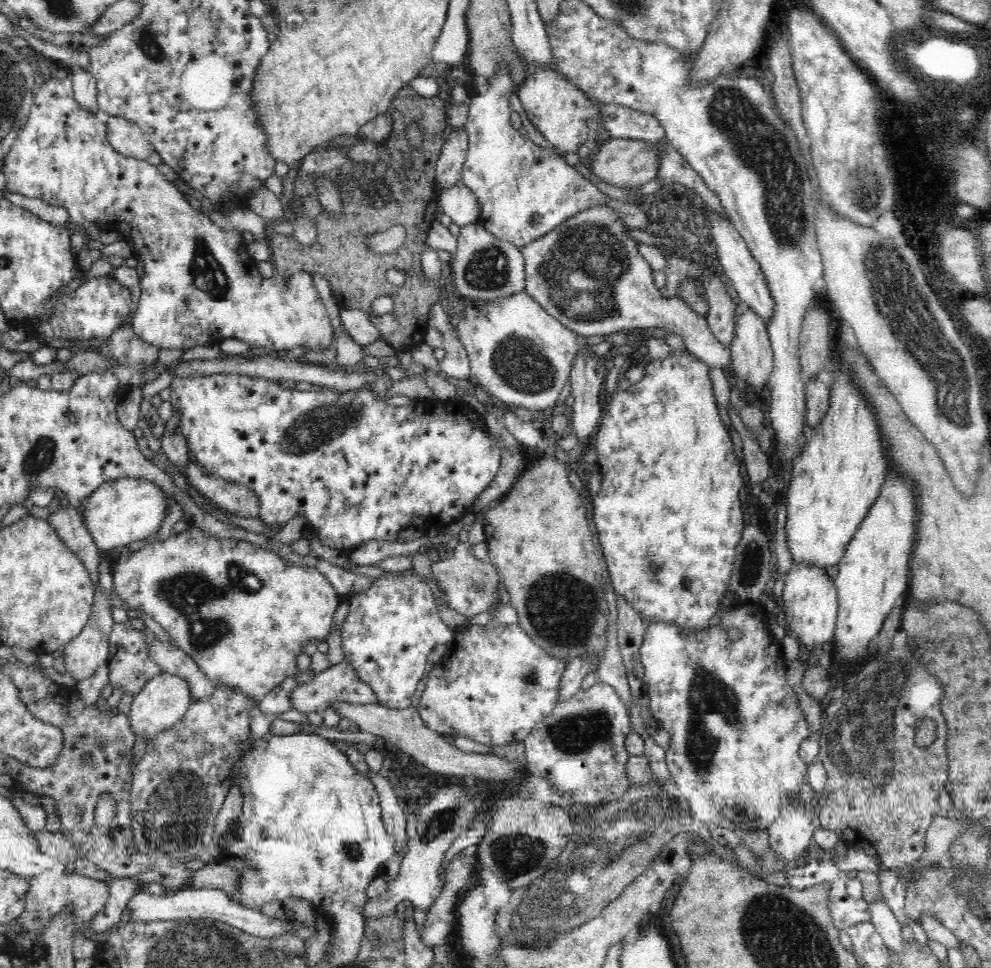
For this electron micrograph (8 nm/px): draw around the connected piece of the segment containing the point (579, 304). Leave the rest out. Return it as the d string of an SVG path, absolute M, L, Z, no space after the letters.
M598 203L580 209L548 234L534 240L522 249L526 260L526 293L542 305L548 314L578 335L584 337L613 333L628 333L636 328L662 328L684 340L686 349L712 368L728 368L734 364L730 347L721 344L711 332L707 318L694 312L678 299L664 297L654 284L654 270L638 250L640 242L632 238L630 227L616 209L607 203Z

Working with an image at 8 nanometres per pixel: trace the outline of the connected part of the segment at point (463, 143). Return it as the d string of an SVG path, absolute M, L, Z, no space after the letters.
M466 127L454 128L442 146L436 166L436 182L442 188L452 186L461 178L461 172L470 144Z

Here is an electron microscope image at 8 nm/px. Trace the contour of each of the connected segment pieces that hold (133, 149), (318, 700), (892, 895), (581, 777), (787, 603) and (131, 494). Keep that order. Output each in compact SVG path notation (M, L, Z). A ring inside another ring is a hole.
M109 115L103 118L107 123L107 139L116 152L127 157L147 160L153 165L163 162L148 135L137 124L121 116Z
M344 660L316 674L314 682L294 688L288 693L288 697L294 708L304 714L319 712L334 699L375 705L380 702L376 691L360 679L350 660Z
M880 864L880 870L878 870L878 878L880 880L881 893L884 900L888 902L890 910L894 912L894 916L898 918L902 928L908 927L910 920L905 912L906 885L900 881L893 870L887 869L882 864Z
M597 680L590 688L580 687L568 700L558 701L552 712L536 724L524 740L526 769L531 775L546 779L560 794L574 798L572 814L575 821L586 822L599 809L615 805L622 801L633 788L627 774L627 765L631 755L627 752L627 736L633 732L630 726L628 708L618 696L616 690Z
M794 561L784 579L783 608L787 614L786 629L812 652L814 648L833 640L839 610L835 581L824 567L804 561Z
M124 477L108 481L84 502L84 519L96 546L102 550L128 546L139 540L151 540L168 516L166 491L144 477Z

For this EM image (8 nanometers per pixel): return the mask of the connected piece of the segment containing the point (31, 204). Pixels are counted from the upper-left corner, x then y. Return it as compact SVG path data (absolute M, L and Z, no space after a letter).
M5 191L4 197L16 206L28 209L42 220L54 224L54 226L70 226L69 212L64 207L52 206L37 198L29 198L17 192Z

